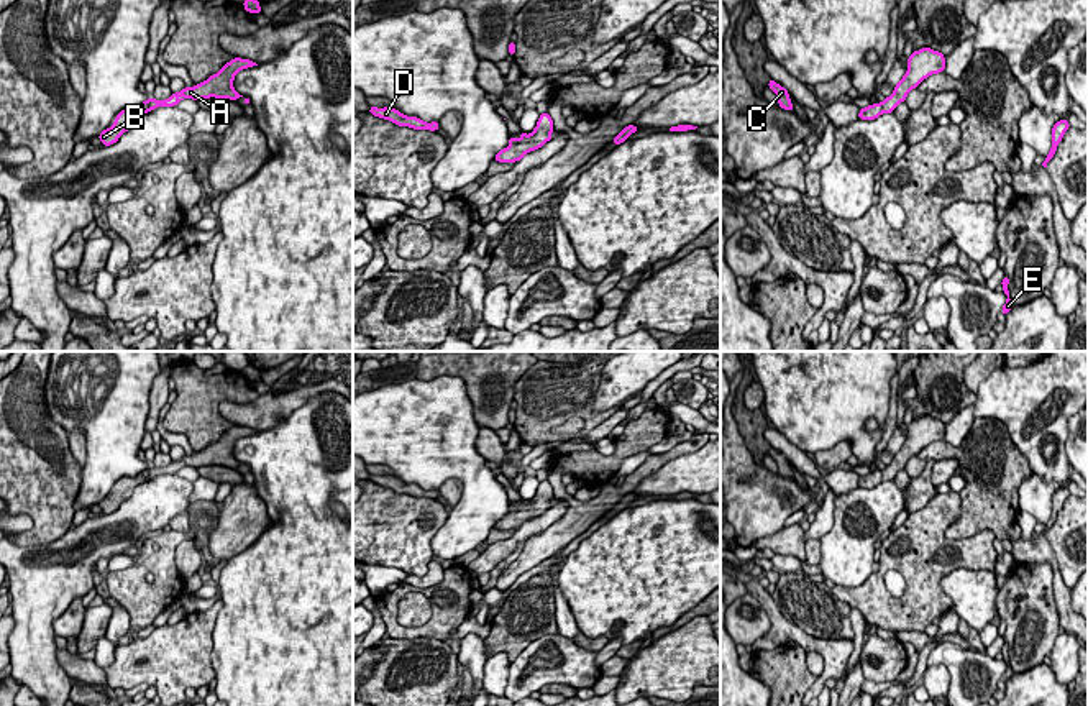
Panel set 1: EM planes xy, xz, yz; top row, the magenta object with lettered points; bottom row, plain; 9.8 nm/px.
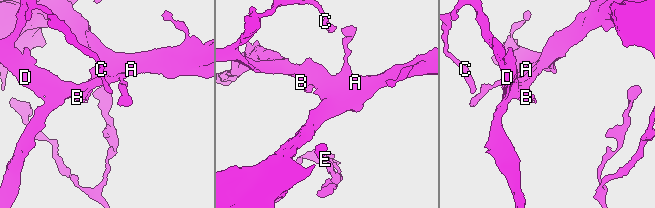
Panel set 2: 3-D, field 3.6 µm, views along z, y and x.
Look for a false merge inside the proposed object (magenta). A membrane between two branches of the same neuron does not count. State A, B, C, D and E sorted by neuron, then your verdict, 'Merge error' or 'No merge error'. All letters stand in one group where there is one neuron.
Groups: A B C D E. No merge error

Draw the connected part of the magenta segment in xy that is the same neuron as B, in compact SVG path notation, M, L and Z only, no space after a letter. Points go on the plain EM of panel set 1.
M235 425L230 430L226 430L217 442L210 443L207 448L195 452L194 455L184 455L181 460L172 460L169 466L166 468L156 468L156 466L146 466L139 474L136 476L123 476L115 489L113 494L103 497L98 502L98 507L103 514L110 514L118 509L118 506L130 497L130 493L135 489L138 483L148 481L151 478L156 478L158 474L174 474L184 466L200 468L200 466L228 466L228 468L238 468L240 463L233 456L235 443L248 435L258 433L256 430L249 427Z

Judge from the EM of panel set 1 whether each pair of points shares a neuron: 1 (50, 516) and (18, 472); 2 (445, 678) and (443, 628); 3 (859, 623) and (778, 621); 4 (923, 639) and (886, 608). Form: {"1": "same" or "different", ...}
{"1": "same", "2": "different", "3": "different", "4": "different"}

